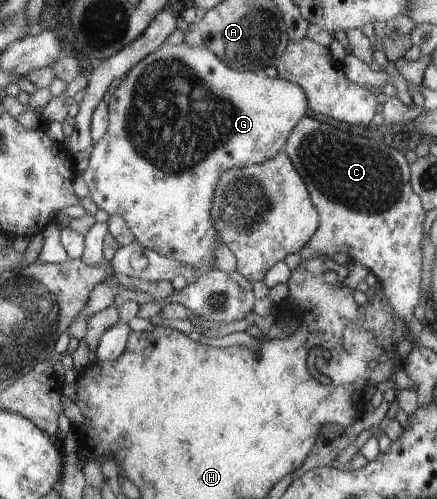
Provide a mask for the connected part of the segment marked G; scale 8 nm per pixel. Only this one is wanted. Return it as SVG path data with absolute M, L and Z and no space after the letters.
M185 43L177 45L163 44L155 52L141 60L131 71L126 73L120 85L115 89L108 105L108 128L105 135L94 143L91 151L89 164L82 175L84 177L89 196L98 205L98 209L107 211L109 217L121 216L129 226L131 233L135 236L137 243L144 248L156 251L159 255L169 260L177 260L179 263L190 266L197 278L204 276L215 269L215 248L222 241L222 237L214 225L212 205L215 201L215 185L221 181L224 171L233 168L247 168L255 164L261 165L264 161L273 159L279 152L285 149L288 137L294 131L301 117L307 111L304 89L297 83L282 78L269 78L263 73L241 72L225 65L212 50L190 46Z

